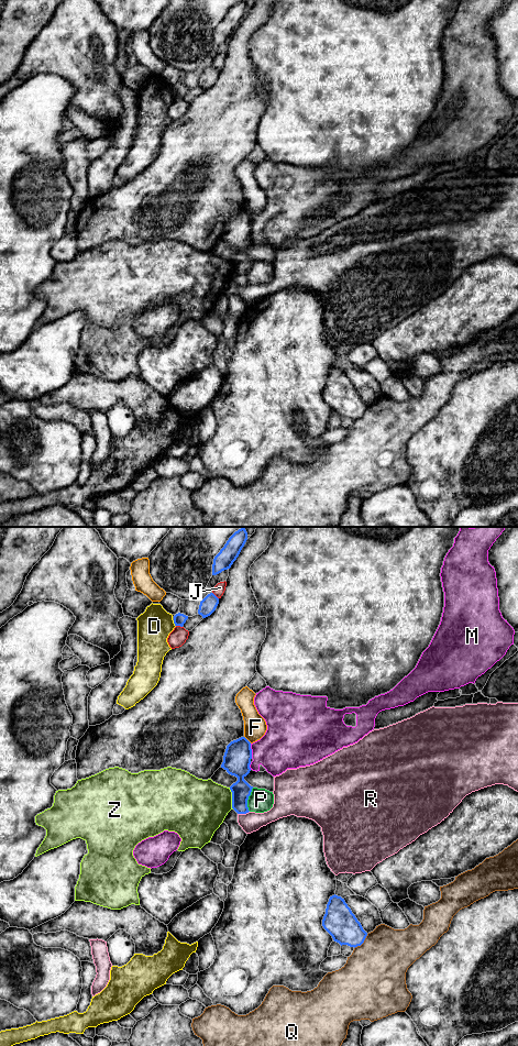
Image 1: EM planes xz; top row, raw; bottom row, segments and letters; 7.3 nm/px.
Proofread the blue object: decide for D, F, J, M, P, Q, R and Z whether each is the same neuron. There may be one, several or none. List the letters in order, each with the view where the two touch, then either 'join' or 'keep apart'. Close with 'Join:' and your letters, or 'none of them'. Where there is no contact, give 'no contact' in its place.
D: xz | keep apart
F: xz | keep apart
J: xz | keep apart
M: xz | keep apart
P: xz | keep apart
Q: xz | keep apart
R: xz | keep apart
Z: xz | keep apart
Join: none of them

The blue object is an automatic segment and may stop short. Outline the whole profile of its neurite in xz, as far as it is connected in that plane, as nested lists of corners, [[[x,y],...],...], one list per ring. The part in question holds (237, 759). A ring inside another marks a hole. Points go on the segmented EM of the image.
[[[241,737],[227,746],[221,764],[221,768],[229,774],[238,778],[238,781],[230,786],[232,792],[232,808],[238,814],[246,814],[250,812],[247,800],[253,786],[251,786],[244,778],[251,771],[251,759],[251,742],[245,737]]]

